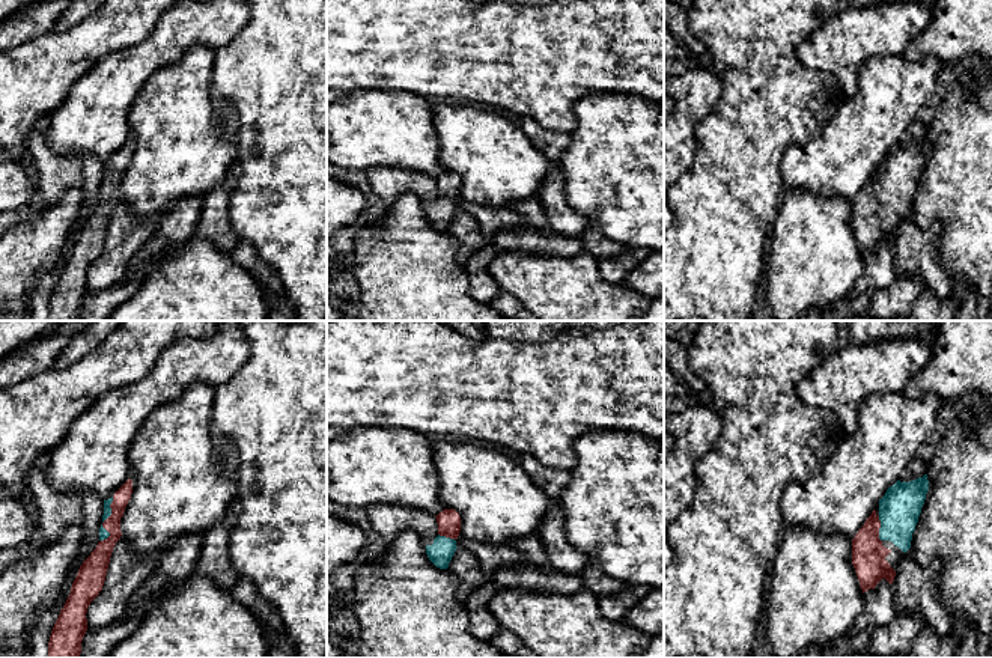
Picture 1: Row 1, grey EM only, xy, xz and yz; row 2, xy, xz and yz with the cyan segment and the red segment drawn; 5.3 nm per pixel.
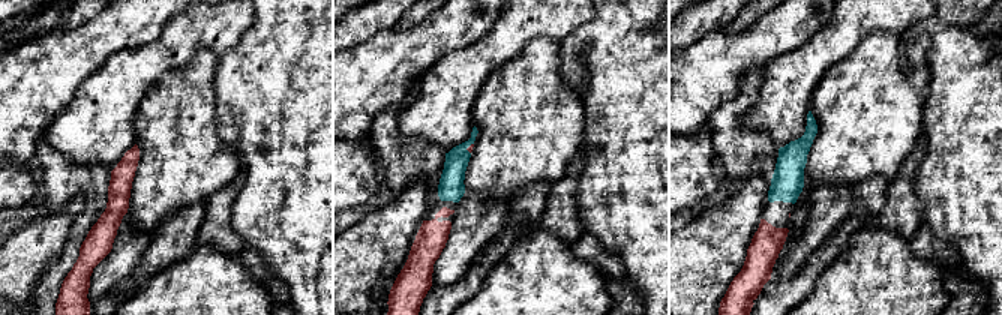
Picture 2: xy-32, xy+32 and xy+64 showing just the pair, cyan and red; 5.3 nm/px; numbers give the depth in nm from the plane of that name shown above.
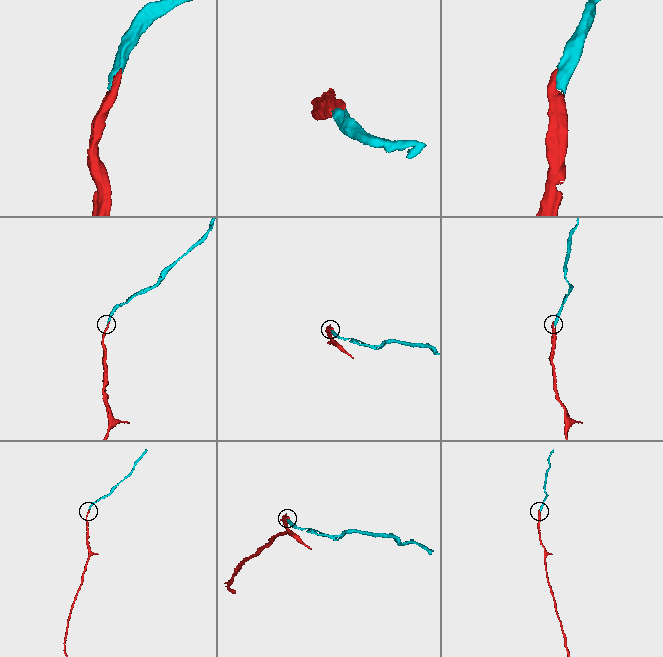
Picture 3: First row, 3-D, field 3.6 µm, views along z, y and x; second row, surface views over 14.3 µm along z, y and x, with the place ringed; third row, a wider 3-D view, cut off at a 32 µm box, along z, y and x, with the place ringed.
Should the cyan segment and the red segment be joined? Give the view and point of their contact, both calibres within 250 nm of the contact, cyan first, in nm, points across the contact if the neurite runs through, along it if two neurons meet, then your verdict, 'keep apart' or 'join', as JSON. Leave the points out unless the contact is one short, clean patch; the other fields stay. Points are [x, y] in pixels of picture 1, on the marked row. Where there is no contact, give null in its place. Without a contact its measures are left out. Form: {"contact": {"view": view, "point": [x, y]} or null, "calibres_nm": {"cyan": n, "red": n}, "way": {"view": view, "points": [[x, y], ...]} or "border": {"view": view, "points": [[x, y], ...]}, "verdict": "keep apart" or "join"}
{"contact": {"view": "xy", "point": [104, 520]}, "calibres_nm": {"cyan": 50, "red": 120}, "way": {"view": "xy", "points": [[107, 511], [104, 520], [109, 536], [97, 563]]}, "verdict": "join"}

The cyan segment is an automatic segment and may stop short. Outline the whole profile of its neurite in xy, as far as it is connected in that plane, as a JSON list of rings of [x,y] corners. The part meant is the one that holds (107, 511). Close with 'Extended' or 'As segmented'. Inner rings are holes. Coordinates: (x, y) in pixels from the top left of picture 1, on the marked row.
[[[128,479],[111,498],[104,500],[99,542],[80,566],[71,593],[53,626],[48,658],[80,658],[81,641],[87,631],[87,607],[102,590],[113,548],[122,536],[120,518],[131,494],[132,480]]]. Extended

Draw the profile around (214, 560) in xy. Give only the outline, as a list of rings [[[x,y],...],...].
[[[233,500],[227,515],[203,533],[203,542],[193,575],[211,578],[220,589],[229,590],[239,581],[230,565],[230,536],[236,524],[239,504]]]

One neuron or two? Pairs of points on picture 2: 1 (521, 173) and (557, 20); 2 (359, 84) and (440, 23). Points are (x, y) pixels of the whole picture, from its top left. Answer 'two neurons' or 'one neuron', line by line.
1: two neurons
2: one neuron

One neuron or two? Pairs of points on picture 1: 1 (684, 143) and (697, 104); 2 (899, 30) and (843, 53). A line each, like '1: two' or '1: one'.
1: one
2: one

